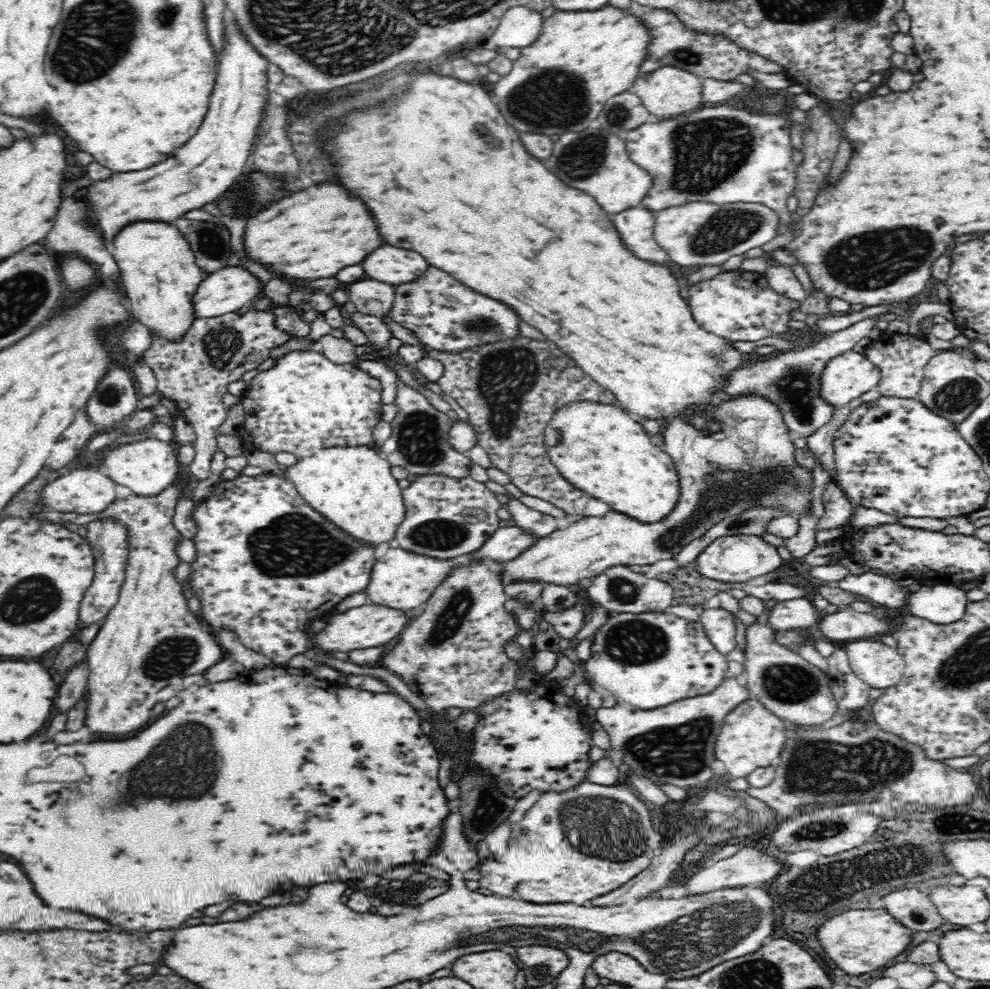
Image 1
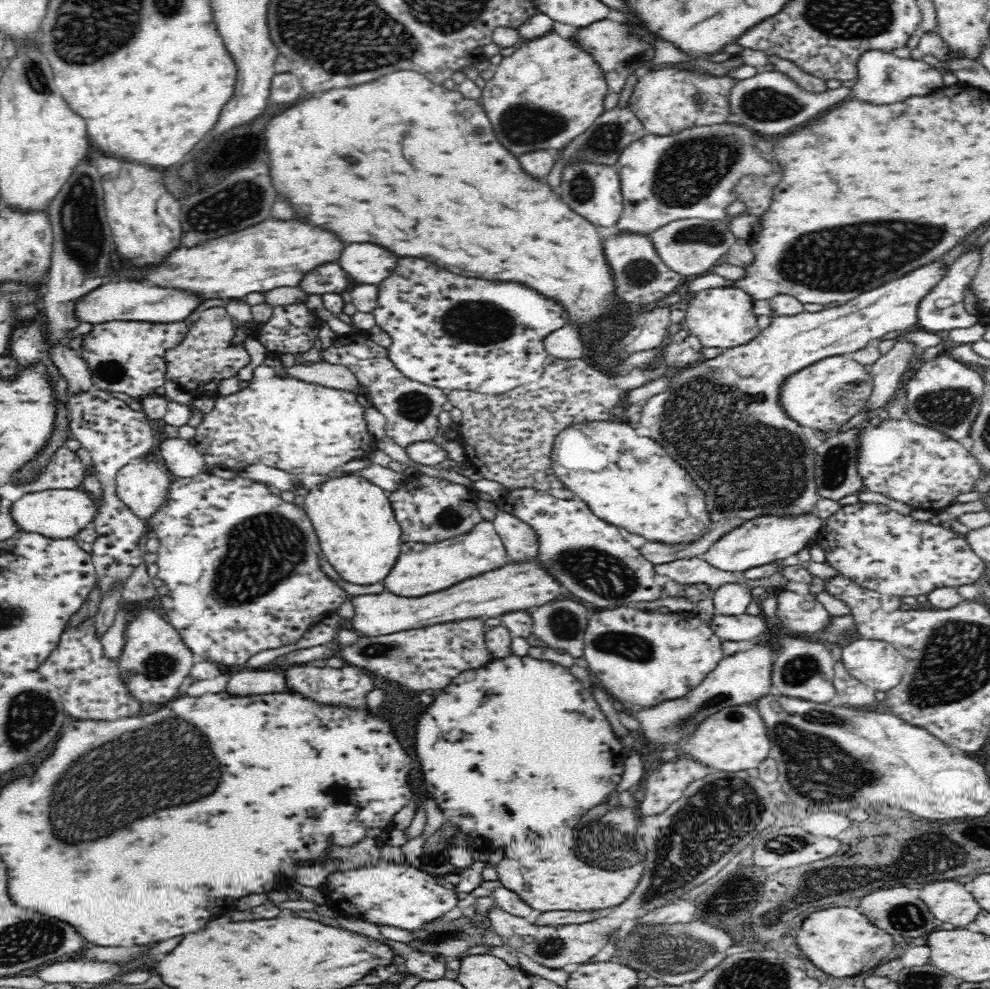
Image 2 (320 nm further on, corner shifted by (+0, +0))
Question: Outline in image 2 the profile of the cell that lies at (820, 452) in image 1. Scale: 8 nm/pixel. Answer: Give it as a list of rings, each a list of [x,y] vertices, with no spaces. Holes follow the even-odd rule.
[[[896,340],[892,349],[886,354],[881,354],[881,357],[872,364],[869,373],[873,378],[873,387],[862,408],[863,412],[874,412],[890,400],[898,386],[899,377],[905,371],[908,359],[916,351],[922,349],[912,342]]]

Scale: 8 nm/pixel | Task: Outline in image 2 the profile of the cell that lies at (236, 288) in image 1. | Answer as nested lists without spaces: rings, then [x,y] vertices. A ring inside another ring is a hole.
[[[122,280],[90,292],[90,296],[81,299],[77,305],[77,314],[82,322],[94,325],[113,321],[151,324],[188,323],[188,318],[194,314],[196,308],[200,308],[206,302],[206,299],[204,294],[192,290],[162,288],[162,286],[148,288],[140,282]]]

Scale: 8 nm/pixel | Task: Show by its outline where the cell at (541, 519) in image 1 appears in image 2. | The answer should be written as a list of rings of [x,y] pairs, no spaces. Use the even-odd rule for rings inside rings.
[[[498,510],[493,525],[508,551],[510,562],[517,563],[538,557],[538,533],[530,524],[508,511]]]

